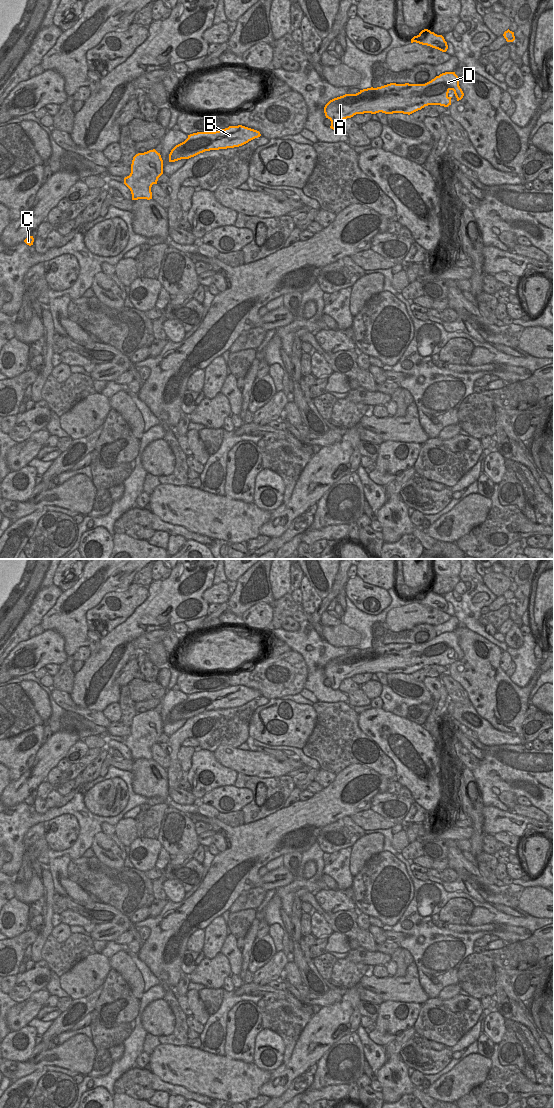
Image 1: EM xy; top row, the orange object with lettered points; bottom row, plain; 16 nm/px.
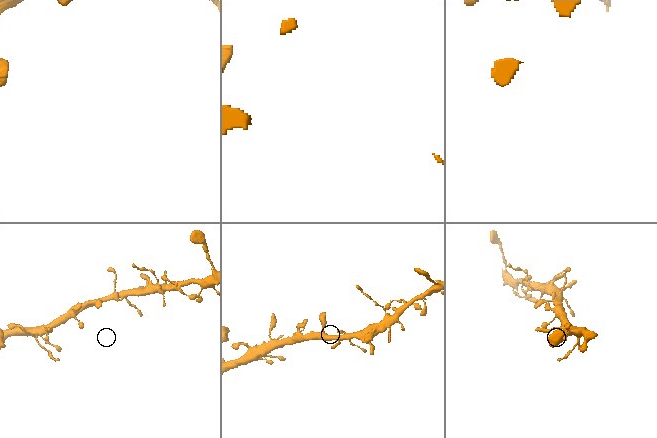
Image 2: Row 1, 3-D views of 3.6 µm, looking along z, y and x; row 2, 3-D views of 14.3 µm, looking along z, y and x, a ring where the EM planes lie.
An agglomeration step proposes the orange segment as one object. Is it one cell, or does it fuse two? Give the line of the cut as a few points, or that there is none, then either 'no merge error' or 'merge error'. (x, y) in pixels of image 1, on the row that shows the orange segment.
cut none; no merge error

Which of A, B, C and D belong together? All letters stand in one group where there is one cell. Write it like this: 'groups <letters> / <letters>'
groups A B C D

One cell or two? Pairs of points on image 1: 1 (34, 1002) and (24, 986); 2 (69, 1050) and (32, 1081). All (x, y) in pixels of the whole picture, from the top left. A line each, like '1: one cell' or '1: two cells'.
1: two cells
2: two cells

